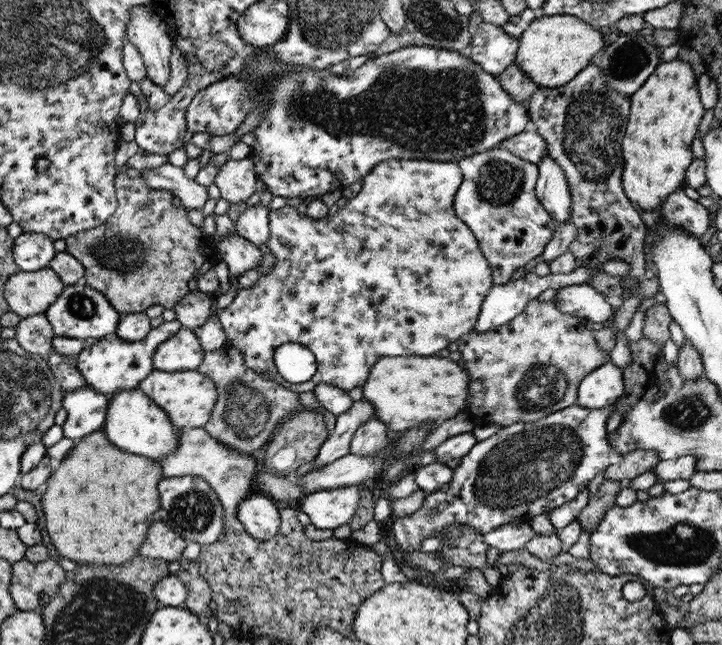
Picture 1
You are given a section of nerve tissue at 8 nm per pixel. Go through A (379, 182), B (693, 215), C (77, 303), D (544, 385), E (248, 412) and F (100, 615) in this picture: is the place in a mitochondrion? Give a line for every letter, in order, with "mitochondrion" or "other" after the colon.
A: other
B: other
C: mitochondrion
D: mitochondrion
E: mitochondrion
F: mitochondrion

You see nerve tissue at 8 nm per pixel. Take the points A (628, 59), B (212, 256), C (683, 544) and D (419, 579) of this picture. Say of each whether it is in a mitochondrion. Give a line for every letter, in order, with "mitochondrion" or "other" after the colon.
A: mitochondrion
B: other
C: mitochondrion
D: other

